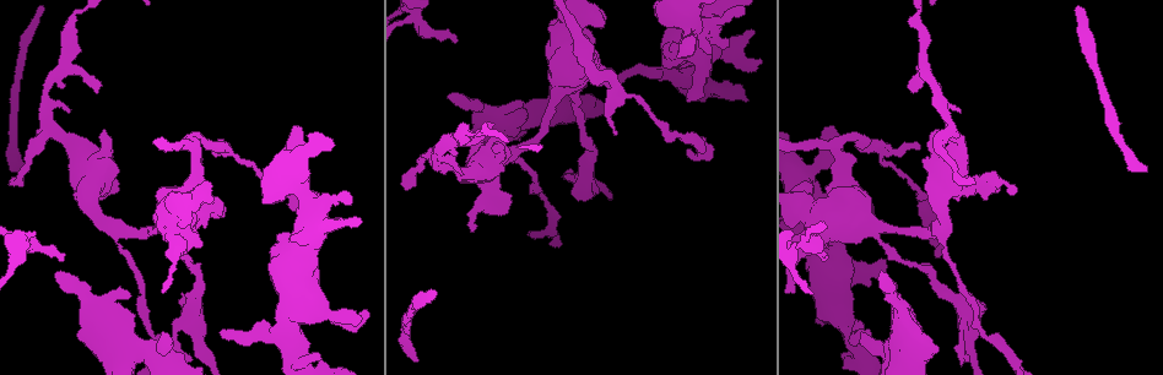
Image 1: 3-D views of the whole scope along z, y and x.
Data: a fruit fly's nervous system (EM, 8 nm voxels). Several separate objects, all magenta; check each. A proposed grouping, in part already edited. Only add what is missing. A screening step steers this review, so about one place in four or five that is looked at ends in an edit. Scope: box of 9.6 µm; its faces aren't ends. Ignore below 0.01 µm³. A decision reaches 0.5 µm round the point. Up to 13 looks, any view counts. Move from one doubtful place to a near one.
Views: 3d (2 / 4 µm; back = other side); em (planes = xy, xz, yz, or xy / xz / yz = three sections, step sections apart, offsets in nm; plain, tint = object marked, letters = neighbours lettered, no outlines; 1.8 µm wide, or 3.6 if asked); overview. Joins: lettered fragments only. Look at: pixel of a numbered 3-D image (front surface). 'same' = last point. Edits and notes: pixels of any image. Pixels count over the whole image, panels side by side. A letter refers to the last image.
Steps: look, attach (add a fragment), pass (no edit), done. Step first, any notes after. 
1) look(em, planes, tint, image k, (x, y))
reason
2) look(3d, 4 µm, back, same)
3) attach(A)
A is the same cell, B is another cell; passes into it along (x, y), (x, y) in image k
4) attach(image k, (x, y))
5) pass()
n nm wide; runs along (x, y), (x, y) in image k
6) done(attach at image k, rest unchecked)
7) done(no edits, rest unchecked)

look(3d, 4 µm, image 1, (522, 103))

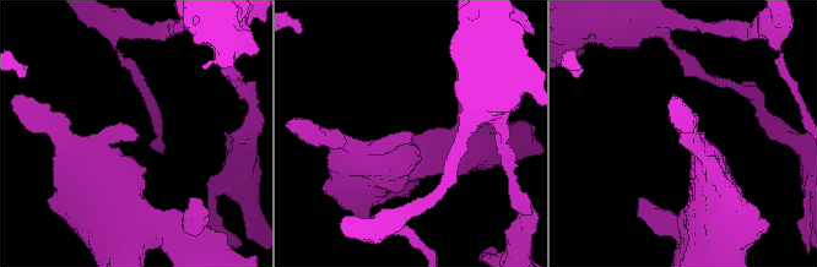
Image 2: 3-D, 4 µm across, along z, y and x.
look(em, planes, letters, image 2, (409, 136))

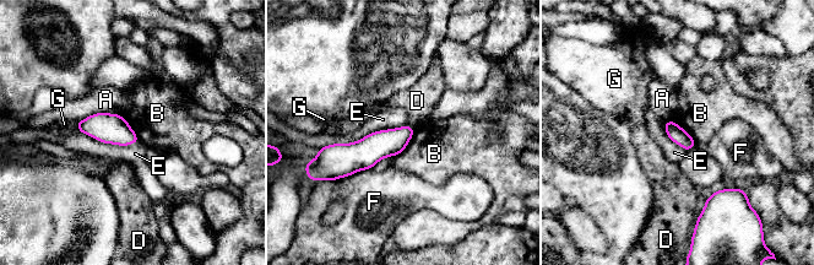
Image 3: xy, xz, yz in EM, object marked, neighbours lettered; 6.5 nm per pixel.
pass()
A, B, D, E, F and G are other cells; runs along (410, 130), (370, 150), (331, 150) in image 3; no lettered fragment goes on from it

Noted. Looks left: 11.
look(3d, 2 µm, image 1, (802, 244))
thick turns thin

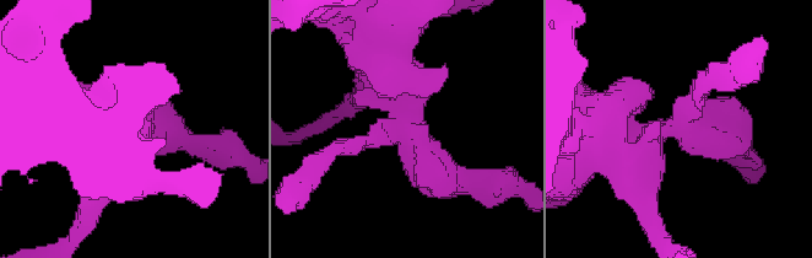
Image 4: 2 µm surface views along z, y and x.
look(em, yz, step 8, plain, image 4, (390, 123))
4 arms; shape alone is not enough

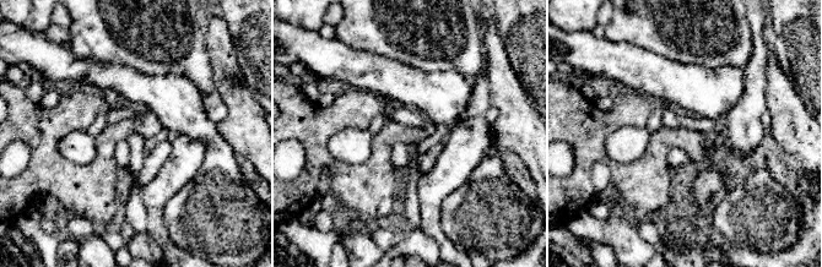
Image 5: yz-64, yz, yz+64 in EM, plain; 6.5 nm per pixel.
look(em, yz, step 8, letters, same)
what lies round it

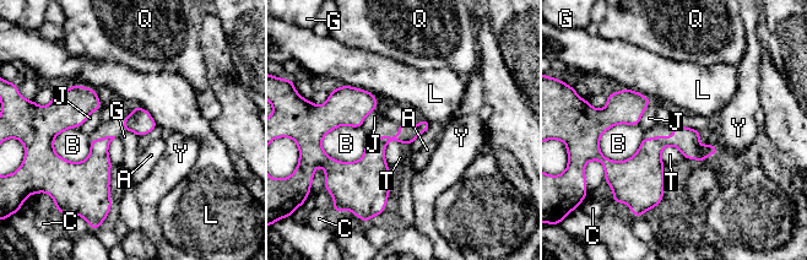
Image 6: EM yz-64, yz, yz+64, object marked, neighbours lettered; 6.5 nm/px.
pass()
A, B, C, G, J, L, Q, T and Y are other cells; none of them fits

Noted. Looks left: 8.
look(3d, 2 µm, image 1, (444, 164))
branch point

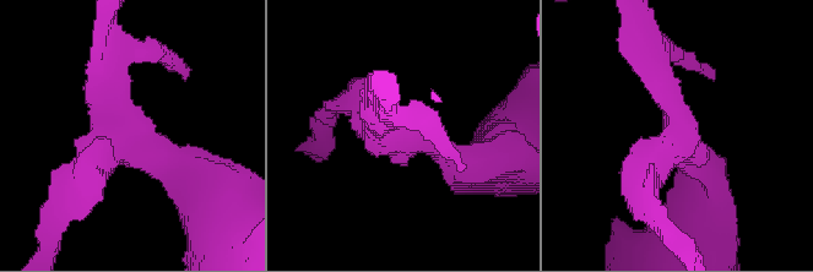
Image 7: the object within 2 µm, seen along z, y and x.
look(em, planes, letters, image 7, (128, 139))

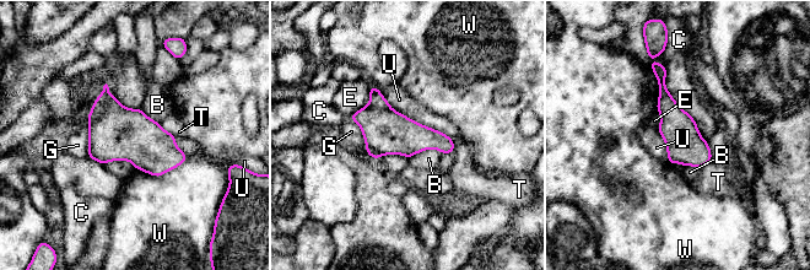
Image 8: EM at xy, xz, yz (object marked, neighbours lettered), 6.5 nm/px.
pass()
B, C, E, G, T, U and W are other cells; runs along (657, 69), (667, 107), (700, 163) in image 8; none of them fits

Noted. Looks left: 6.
look(em, yz, step 4, tint, image 1, (417, 361))
tapers out

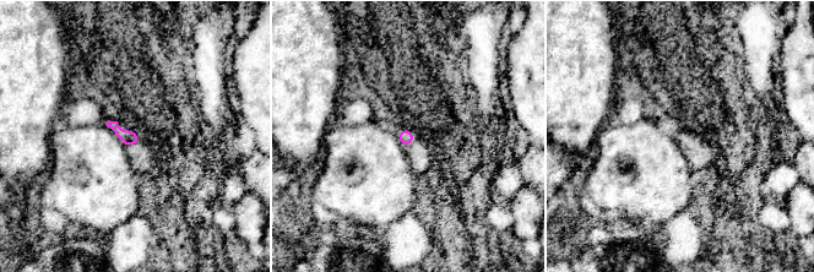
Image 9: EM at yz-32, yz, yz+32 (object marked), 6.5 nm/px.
look(em, planes, letters, same)

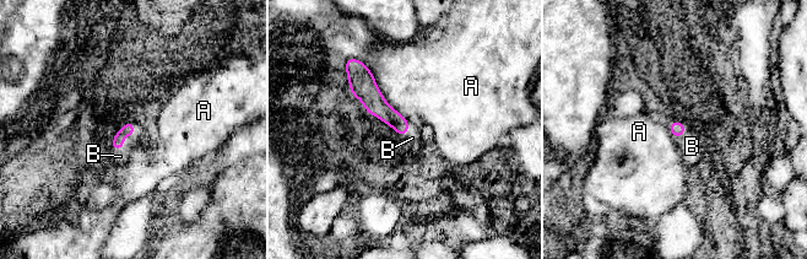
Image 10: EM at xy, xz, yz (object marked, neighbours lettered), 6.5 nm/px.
attach(B)
A touches over 440 nm; B is the same cell, A is another cell; passes into it along (128, 129), (123, 139), (120, 156) in image 10; the cell continues

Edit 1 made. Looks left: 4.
look(overview)
see it whole again

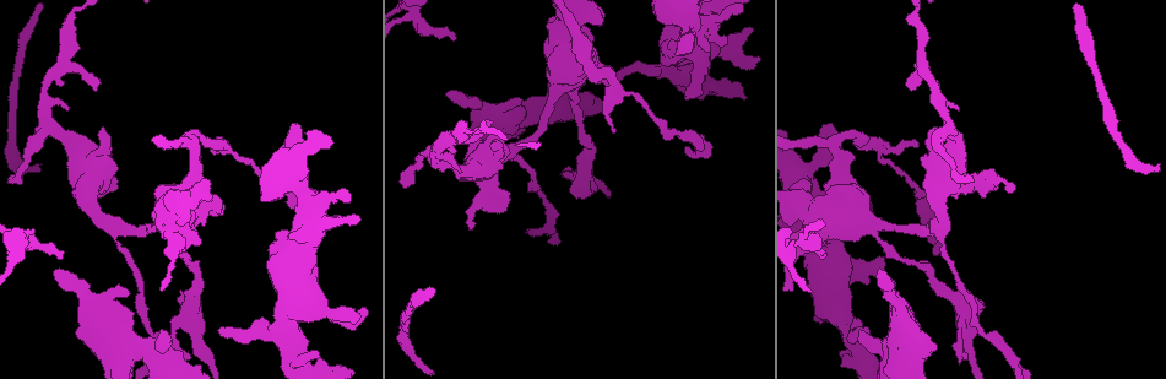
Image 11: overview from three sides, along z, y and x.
look(em, planes, letters, image 11, (685, 149))
free end

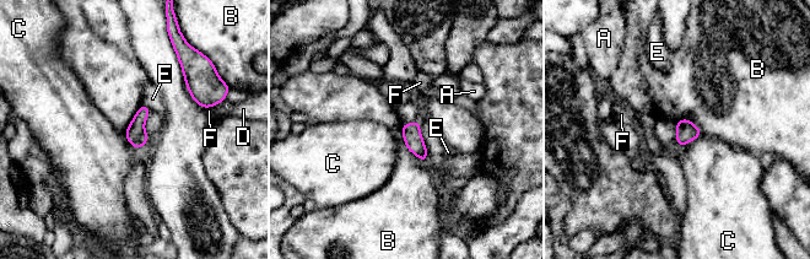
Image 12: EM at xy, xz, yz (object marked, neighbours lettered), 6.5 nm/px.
pass()
B touches over 300 nm; A, B, C, D, E and F are other cells; no lettered fragment goes on from it

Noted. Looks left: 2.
look(3d, 4 µm, image 11, (907, 82))
an open end

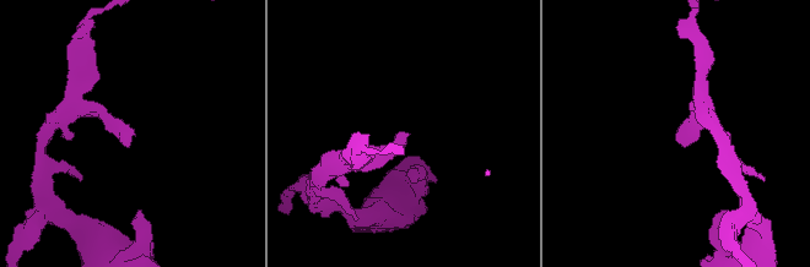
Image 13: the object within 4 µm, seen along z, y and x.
look(em, planes, letters, image 13, (408, 133))
shape alone is not enough

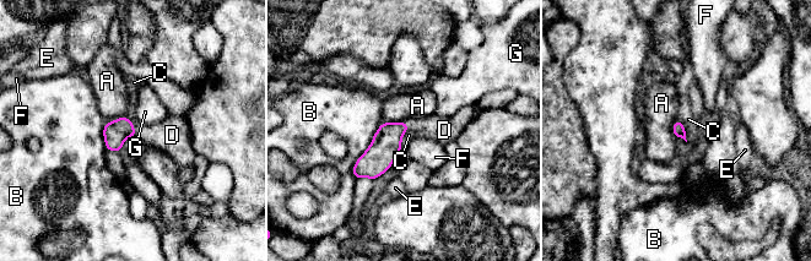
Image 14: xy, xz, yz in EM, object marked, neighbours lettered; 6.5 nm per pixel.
attach(D)
D is the same cell, A, B, C, E, F and G are other cells; passes into it along (115, 132), (134, 130), (171, 135) in image 14; it goes on there

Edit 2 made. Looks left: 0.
done(attach at image 10, attach at image 14, rest unchecked)

